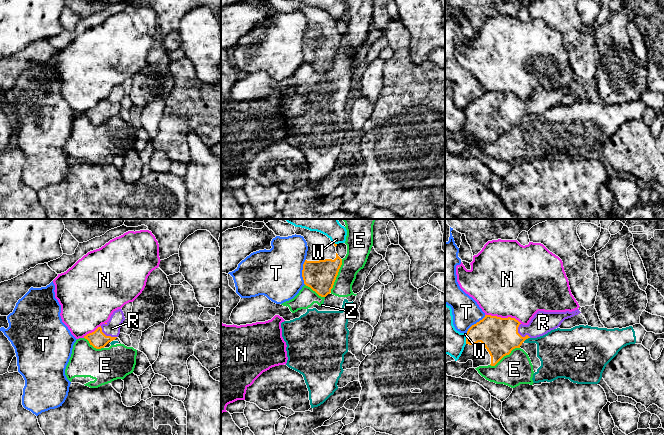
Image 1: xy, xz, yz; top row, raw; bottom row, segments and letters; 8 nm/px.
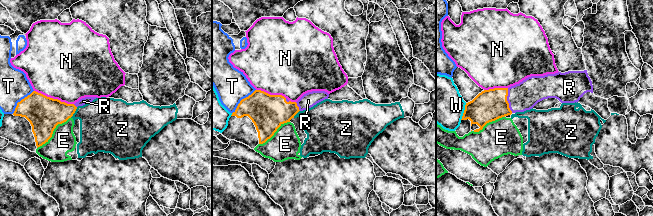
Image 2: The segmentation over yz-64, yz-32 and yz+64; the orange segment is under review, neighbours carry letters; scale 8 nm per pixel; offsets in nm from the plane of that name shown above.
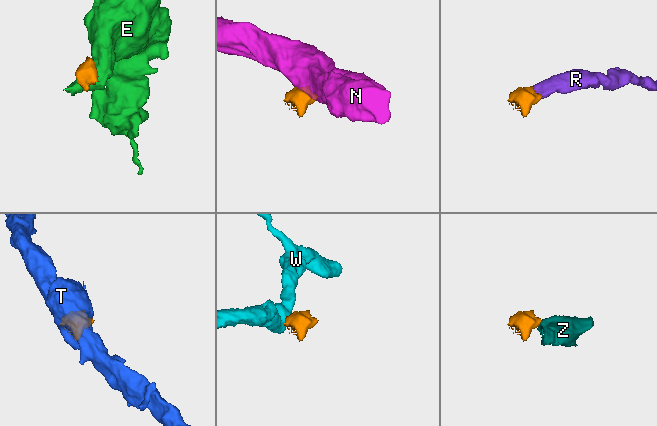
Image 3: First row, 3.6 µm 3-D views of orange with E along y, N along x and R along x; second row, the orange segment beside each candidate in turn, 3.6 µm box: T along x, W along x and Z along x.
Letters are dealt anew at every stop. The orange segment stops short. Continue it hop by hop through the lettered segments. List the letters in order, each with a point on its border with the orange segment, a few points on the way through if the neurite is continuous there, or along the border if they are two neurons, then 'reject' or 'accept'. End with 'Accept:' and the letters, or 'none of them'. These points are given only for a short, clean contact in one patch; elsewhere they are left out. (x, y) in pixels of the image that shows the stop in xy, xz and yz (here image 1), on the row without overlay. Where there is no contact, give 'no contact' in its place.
E: meets orange in xz at (336, 52); reject
N: meets orange in yz at (503, 94); reject
R: meets orange in yz at (519, 110); runs through yz (500, 112), (504, 110), (519, 110), (531, 107), (543, 98); accept
T: meets orange in xz at (302, 48); reject
W: meets orange in yz at (466, 115); border along yz (465, 110), (466, 119); reject
Z: meets orange in yz at (526, 114); border along yz (529, 113), (523, 117); reject
Accept: R

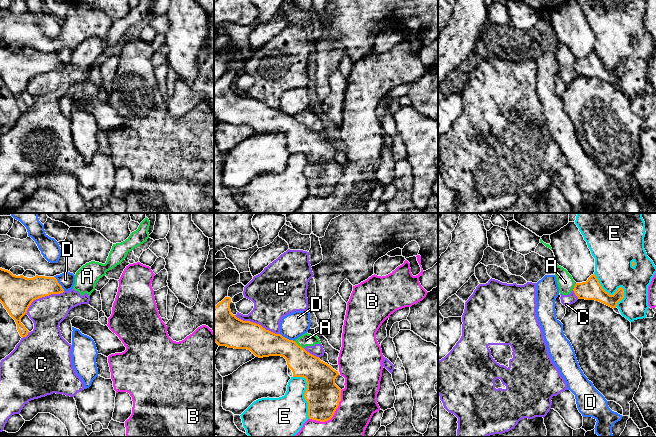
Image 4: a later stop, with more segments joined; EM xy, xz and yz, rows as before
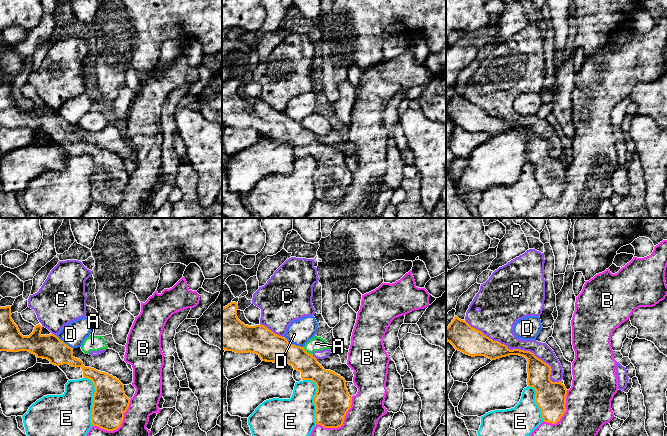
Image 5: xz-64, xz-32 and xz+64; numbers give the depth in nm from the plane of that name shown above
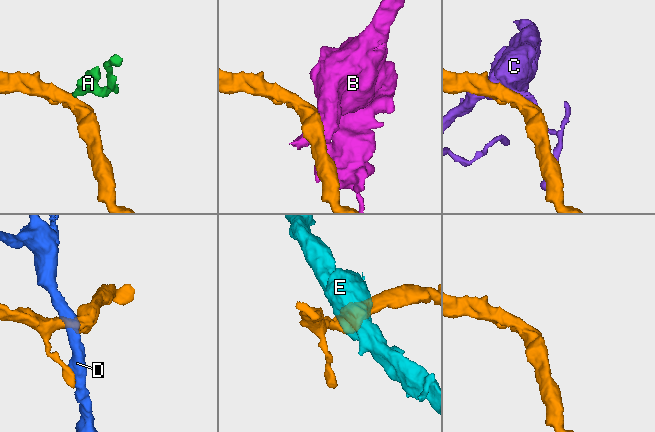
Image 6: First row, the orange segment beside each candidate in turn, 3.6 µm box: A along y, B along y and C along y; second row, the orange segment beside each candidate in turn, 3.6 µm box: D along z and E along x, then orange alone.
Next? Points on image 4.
A: meets orange in xz at (298, 121); border along xz (294, 117), (303, 124); reject
B: meets orange in xz at (333, 190); reject
C: meets orange in xz at (257, 100); reject
D: meets orange in xz at (286, 114); reject
E: meets orange in yz at (614, 69); reject
Accept: none of them

